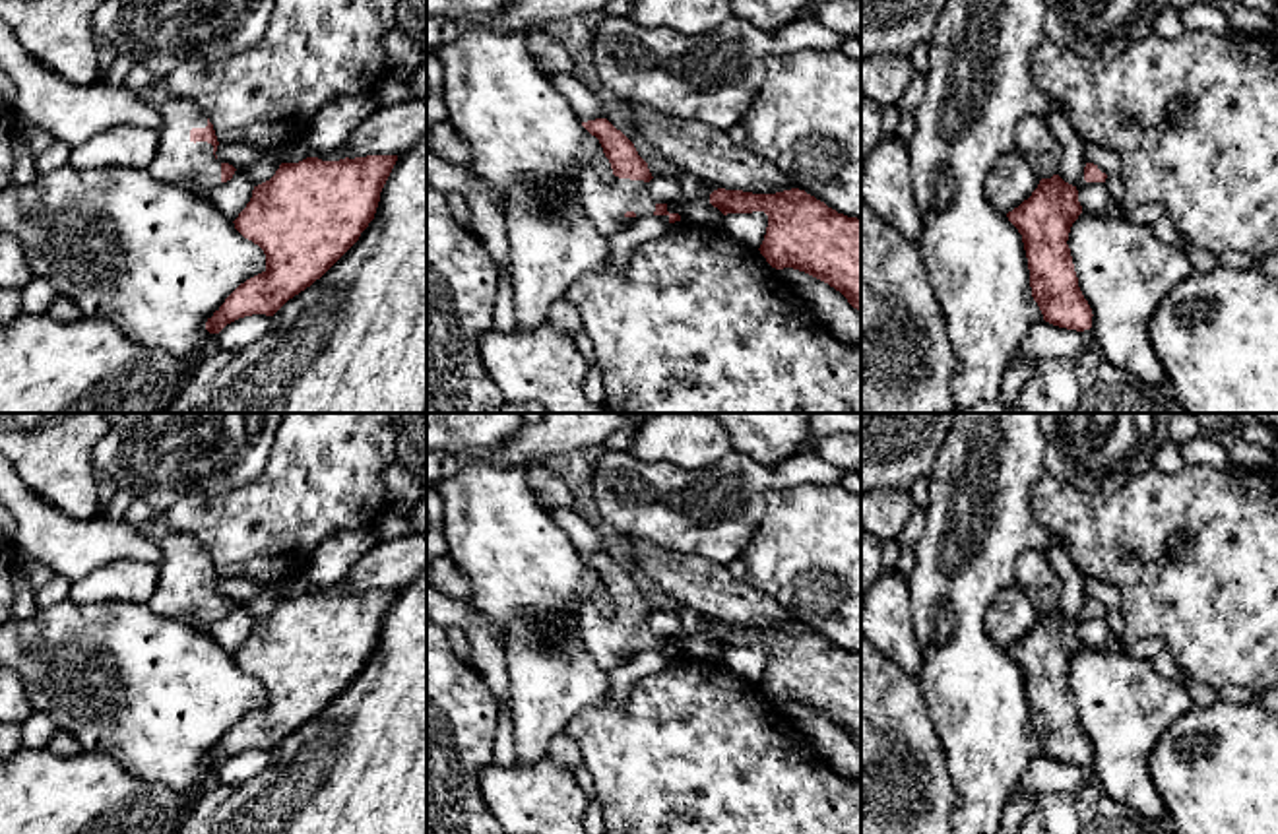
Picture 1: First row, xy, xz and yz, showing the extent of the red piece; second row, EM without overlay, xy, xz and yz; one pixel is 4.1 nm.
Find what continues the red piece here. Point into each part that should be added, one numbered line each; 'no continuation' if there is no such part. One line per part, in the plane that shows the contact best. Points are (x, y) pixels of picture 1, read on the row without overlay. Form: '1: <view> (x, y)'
1: xy (192, 600)

